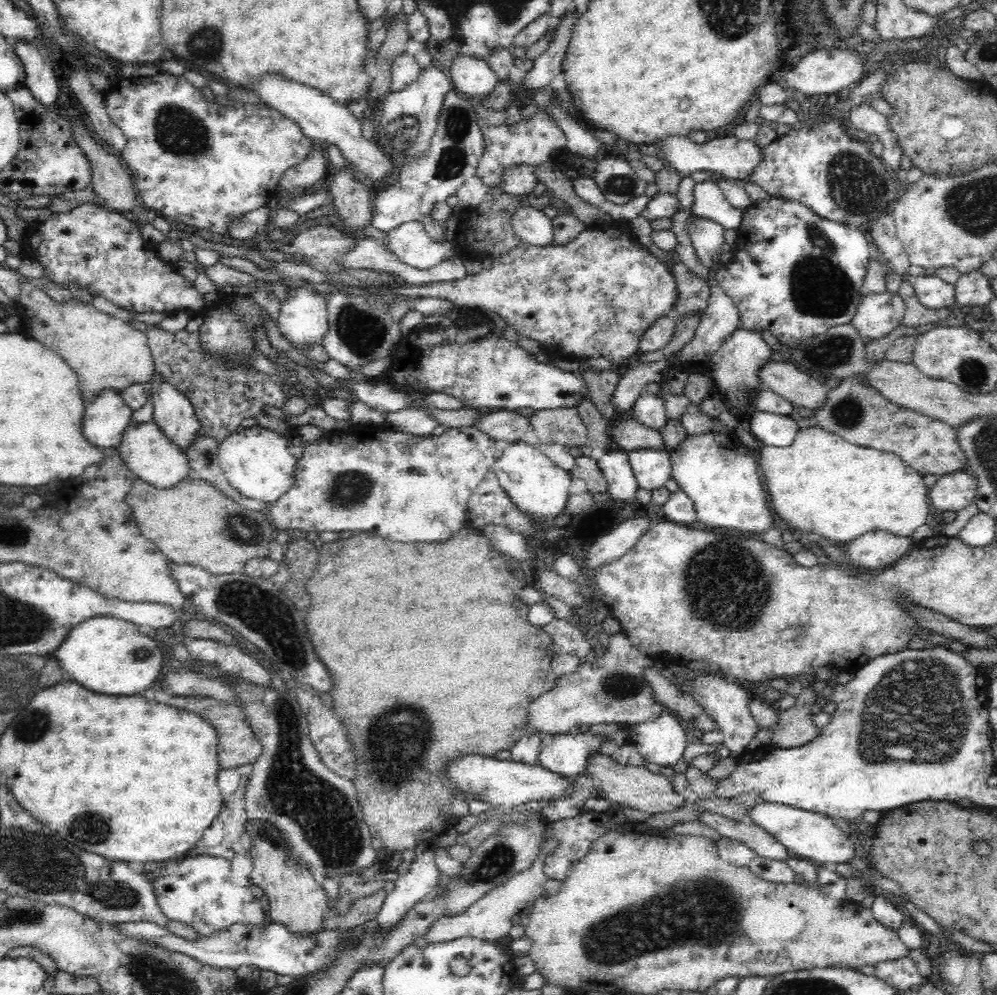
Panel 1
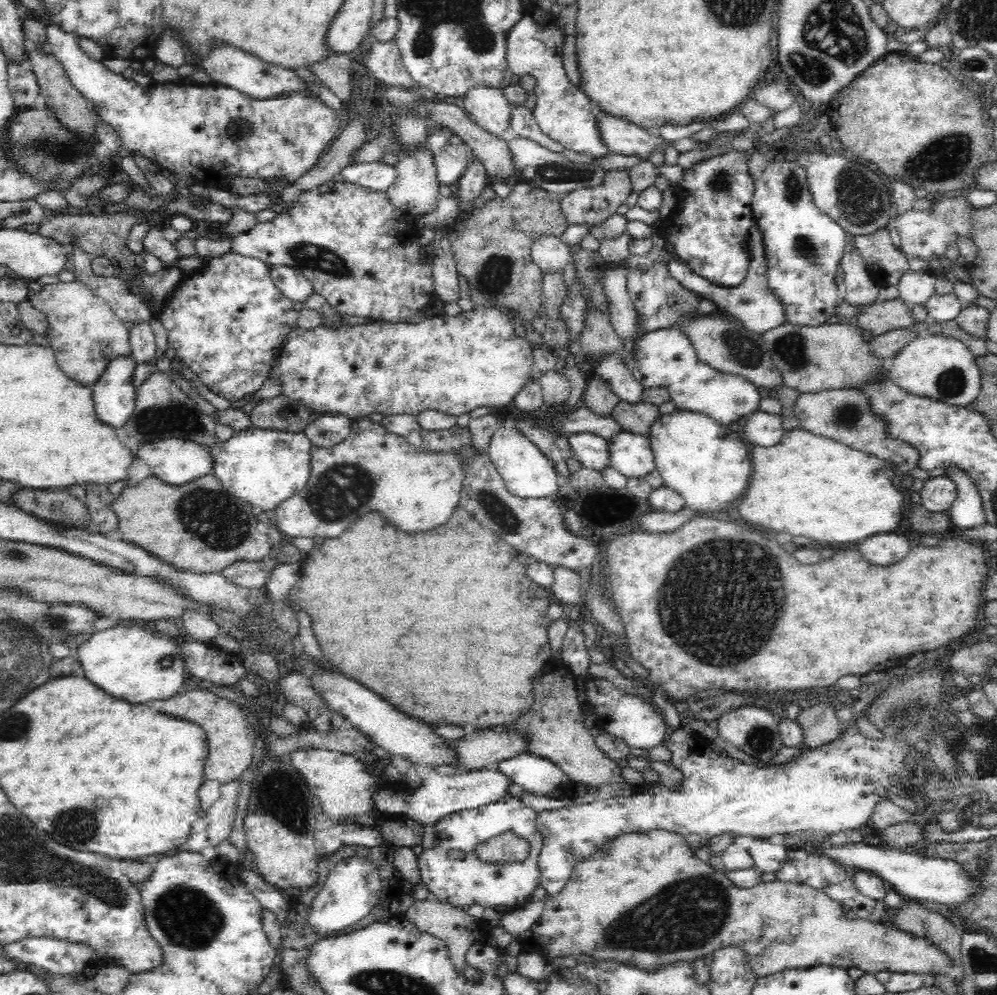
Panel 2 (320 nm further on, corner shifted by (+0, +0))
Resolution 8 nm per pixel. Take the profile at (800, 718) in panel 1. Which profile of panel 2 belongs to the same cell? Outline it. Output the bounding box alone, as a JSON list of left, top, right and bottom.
[796,700,843,748]

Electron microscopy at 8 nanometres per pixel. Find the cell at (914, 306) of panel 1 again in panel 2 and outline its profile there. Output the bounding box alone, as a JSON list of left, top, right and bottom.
[834,299,915,336]

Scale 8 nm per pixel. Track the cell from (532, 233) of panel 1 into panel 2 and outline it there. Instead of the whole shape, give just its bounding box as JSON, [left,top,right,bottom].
[531,234,570,276]

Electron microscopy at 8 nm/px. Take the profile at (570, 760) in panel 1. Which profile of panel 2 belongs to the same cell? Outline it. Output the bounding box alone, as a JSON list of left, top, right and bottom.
[496,752,571,799]

